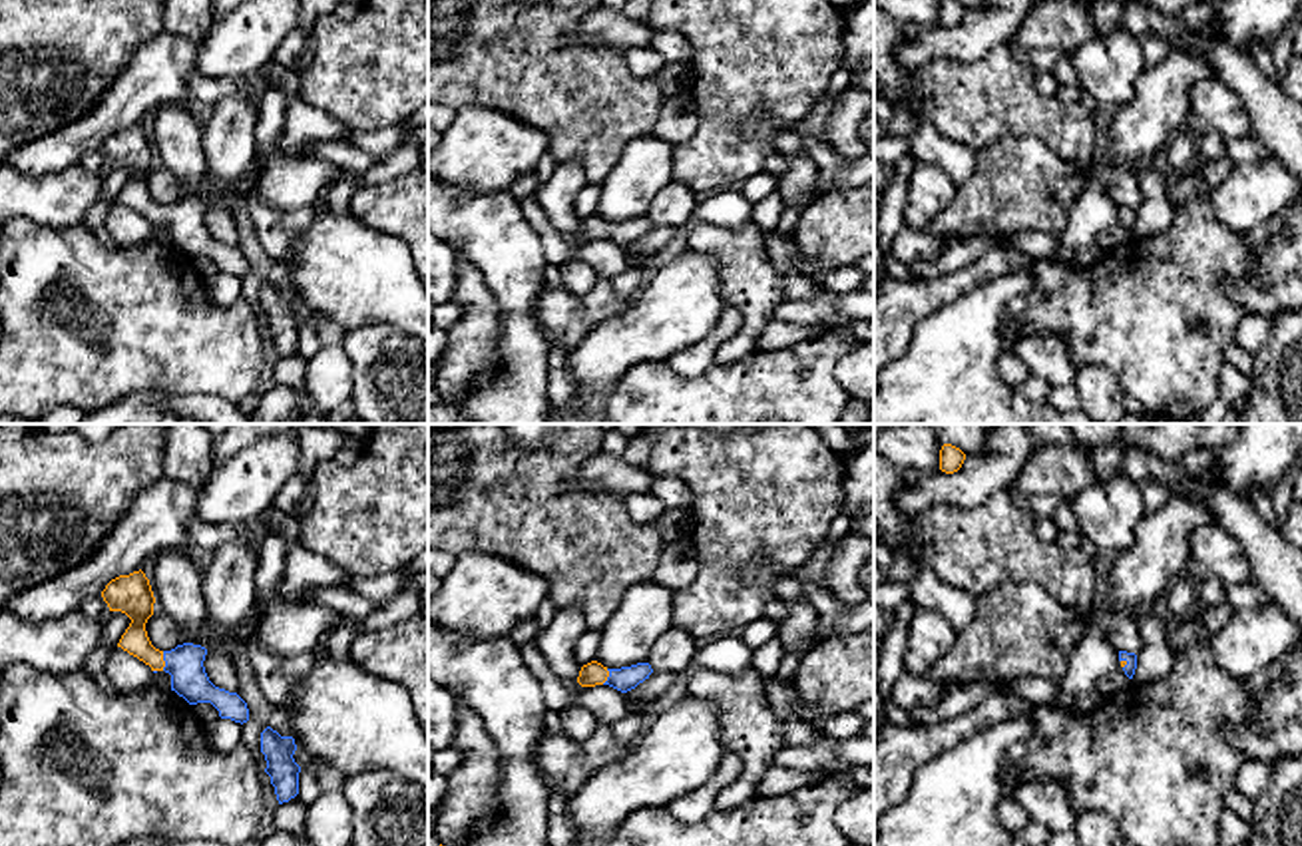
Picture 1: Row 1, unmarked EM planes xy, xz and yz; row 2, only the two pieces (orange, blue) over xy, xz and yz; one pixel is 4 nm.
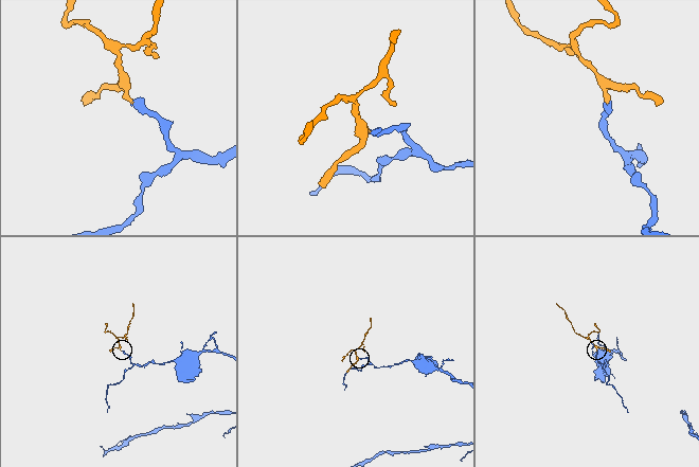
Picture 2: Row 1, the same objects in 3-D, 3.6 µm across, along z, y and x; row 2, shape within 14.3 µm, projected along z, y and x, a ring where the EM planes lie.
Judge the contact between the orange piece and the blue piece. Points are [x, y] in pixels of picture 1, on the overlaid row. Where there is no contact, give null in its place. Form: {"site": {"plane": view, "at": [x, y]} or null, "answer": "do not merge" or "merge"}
{"site": {"plane": "xy", "at": [164, 661]}, "answer": "merge"}

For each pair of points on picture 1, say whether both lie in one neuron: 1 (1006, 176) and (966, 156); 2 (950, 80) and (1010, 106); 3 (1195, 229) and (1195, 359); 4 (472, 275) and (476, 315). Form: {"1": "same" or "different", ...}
{"1": "different", "2": "same", "3": "same", "4": "same"}

